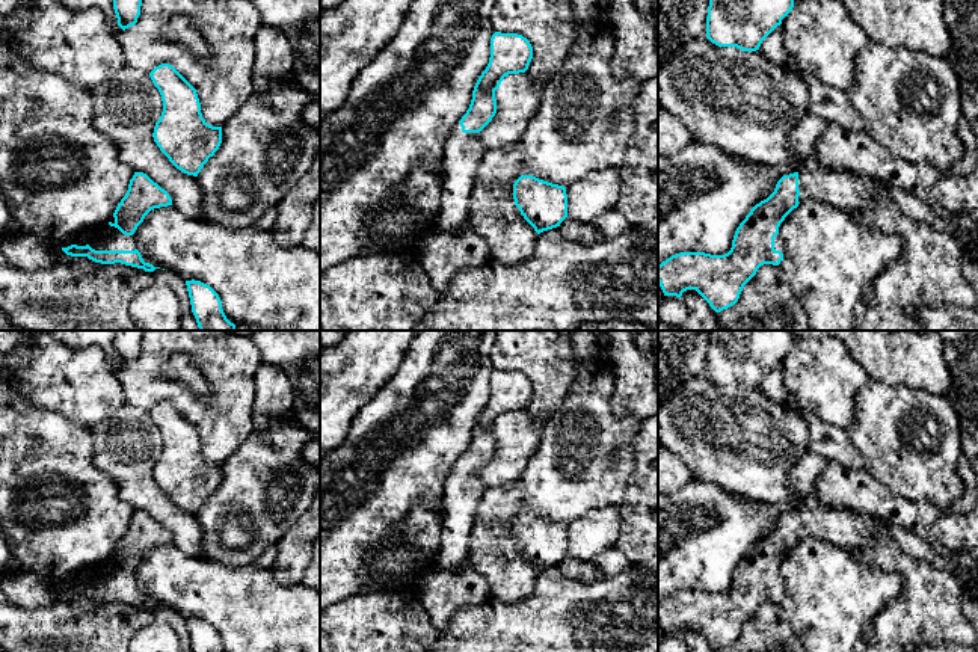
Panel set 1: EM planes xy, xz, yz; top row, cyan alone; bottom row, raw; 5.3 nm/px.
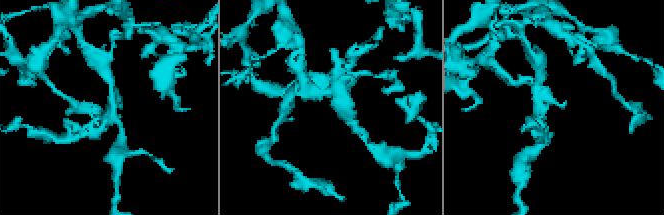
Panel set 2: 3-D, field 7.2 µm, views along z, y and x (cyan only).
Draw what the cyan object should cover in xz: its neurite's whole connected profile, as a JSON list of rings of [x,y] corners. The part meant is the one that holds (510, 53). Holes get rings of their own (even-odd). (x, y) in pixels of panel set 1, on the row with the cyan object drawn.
[[[492,35],[489,63],[474,86],[469,109],[454,125],[444,146],[444,181],[435,232],[465,229],[475,172],[484,155],[478,133],[497,113],[495,91],[504,77],[525,72],[531,59],[533,47],[522,35]]]

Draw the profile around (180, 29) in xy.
[[[175,15],[161,27],[160,38],[169,44],[184,45],[186,50],[201,62],[210,56],[207,41],[202,38],[199,26],[189,17]]]

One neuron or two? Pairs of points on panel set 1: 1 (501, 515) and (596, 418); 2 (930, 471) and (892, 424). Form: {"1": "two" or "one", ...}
{"1": "one", "2": "one"}

